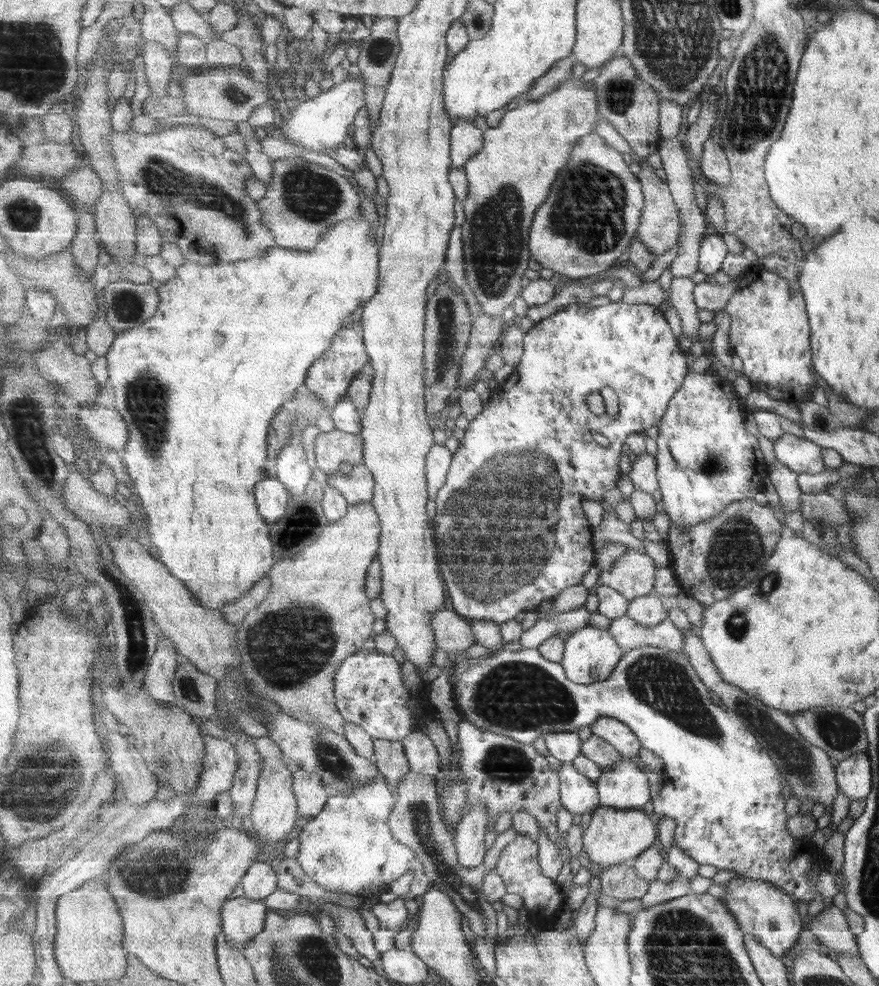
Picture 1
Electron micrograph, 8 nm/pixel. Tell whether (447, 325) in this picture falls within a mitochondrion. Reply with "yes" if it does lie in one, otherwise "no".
yes

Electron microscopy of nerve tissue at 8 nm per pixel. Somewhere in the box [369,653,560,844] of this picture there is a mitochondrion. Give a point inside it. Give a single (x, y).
(507, 763)

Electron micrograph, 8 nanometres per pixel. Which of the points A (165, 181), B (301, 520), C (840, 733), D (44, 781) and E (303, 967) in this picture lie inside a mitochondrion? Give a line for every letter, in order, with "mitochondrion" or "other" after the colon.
A: mitochondrion
B: mitochondrion
C: mitochondrion
D: mitochondrion
E: mitochondrion

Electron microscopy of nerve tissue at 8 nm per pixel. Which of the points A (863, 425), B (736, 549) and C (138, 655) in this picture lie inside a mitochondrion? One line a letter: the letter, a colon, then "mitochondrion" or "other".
A: other
B: mitochondrion
C: mitochondrion

